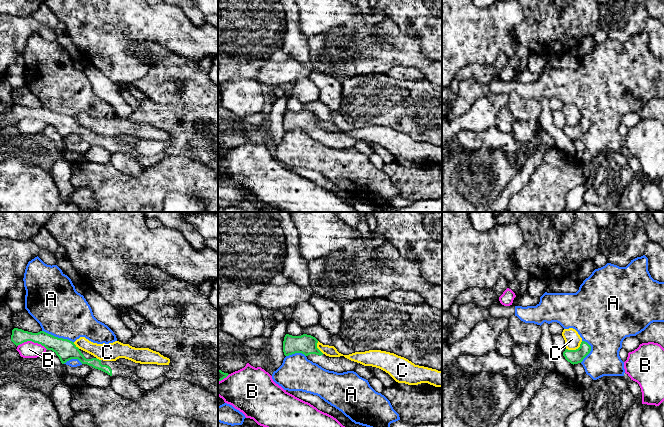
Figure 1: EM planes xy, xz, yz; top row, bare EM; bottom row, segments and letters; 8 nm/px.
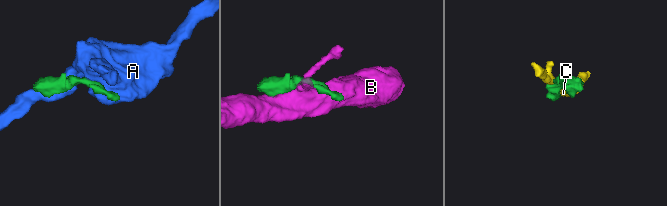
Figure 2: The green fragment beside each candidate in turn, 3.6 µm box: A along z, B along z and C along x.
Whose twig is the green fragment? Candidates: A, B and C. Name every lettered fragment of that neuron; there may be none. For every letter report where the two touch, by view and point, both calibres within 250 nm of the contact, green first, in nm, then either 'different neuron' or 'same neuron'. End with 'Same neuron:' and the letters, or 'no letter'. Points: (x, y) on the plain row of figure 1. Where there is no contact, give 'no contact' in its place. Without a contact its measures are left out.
A: xy (57, 113) | 160/400 nm | different neuron
B: xy (32, 117) | 140/140 nm | different neuron
C: yz (576, 125) | 110/130 nm | different neuron
Same neuron: no letter

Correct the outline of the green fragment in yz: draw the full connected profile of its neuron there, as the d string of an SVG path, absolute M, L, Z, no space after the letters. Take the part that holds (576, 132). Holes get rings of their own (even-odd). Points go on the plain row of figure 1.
M582 117L580 123L576 126L565 125L563 132L568 138L574 141L581 139L583 135L590 129L590 127L591 122L587 118Z

